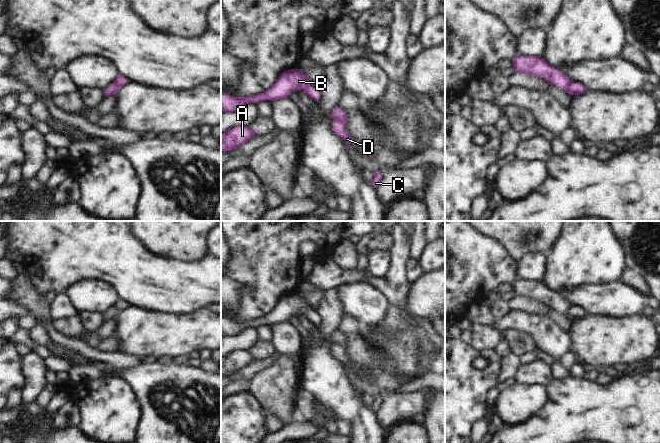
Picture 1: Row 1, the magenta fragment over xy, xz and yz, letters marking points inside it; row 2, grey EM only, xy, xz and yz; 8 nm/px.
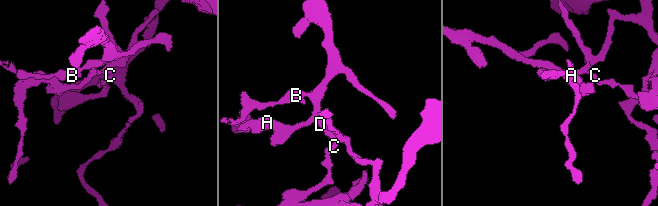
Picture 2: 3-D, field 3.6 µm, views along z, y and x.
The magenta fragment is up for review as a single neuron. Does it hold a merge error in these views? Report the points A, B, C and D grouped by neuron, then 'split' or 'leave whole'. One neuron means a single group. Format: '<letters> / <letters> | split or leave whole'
A D / B C | split

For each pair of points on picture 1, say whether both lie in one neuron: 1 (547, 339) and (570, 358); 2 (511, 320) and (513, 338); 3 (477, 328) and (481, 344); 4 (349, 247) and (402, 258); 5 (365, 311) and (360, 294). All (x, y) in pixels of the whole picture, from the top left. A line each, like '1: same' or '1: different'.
1: different
2: different
3: same
4: different
5: same

